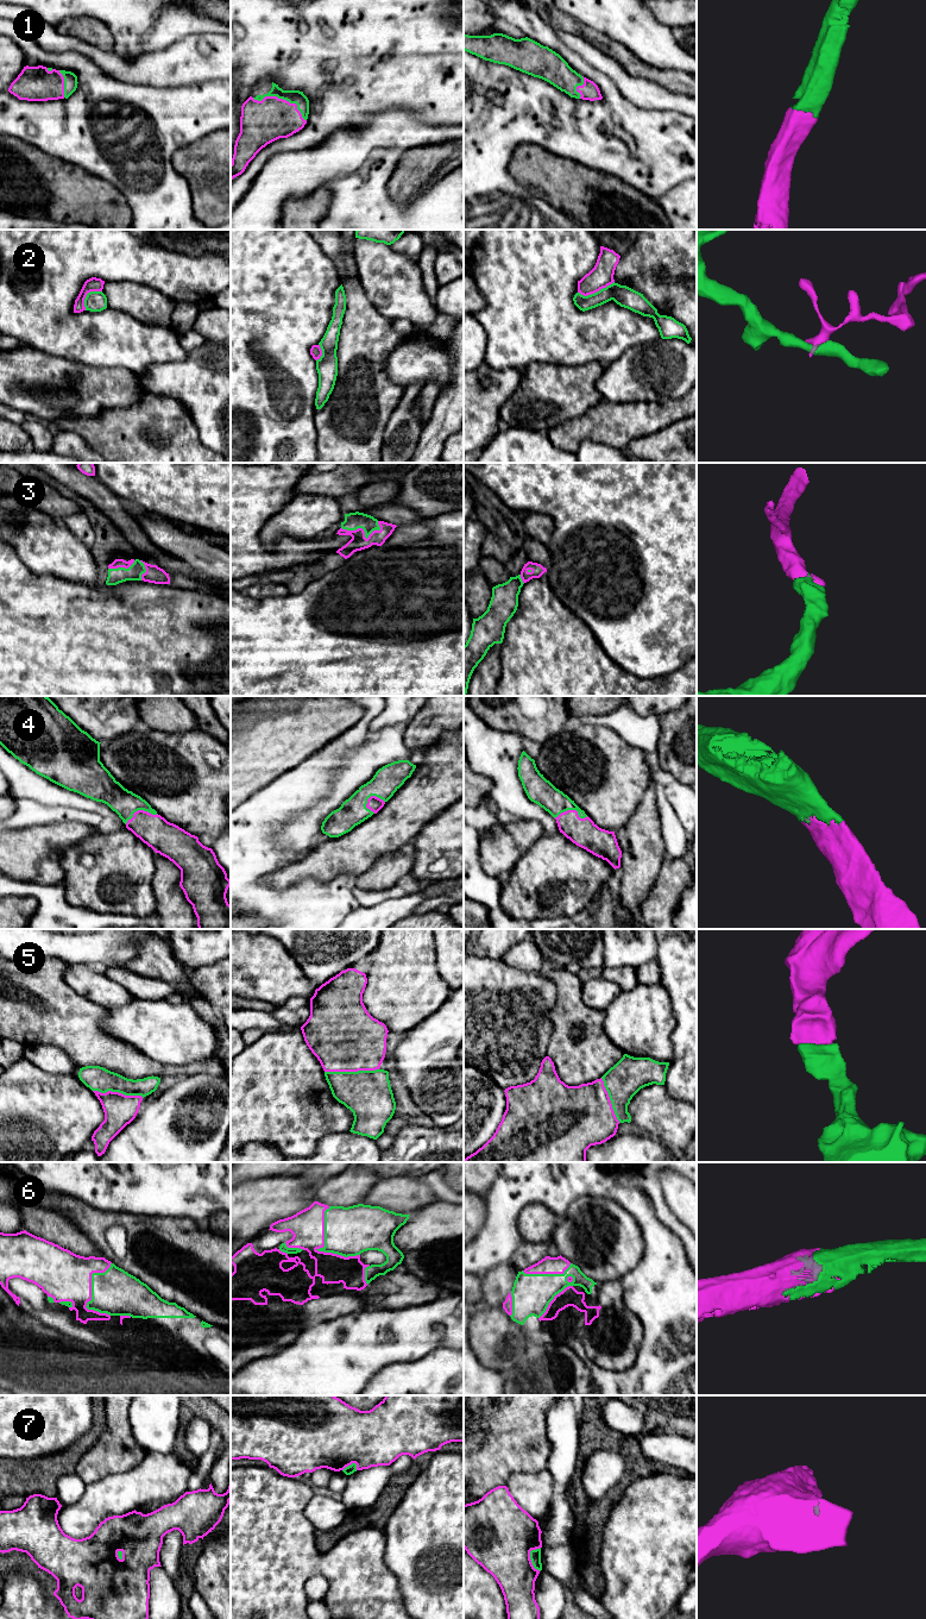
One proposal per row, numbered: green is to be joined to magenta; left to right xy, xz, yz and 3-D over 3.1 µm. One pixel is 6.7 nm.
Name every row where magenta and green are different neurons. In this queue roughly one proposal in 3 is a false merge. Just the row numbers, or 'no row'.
2

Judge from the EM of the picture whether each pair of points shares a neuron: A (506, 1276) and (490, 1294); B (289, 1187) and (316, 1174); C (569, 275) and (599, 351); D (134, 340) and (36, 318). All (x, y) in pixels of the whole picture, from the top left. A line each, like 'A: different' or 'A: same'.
A: same
B: different
C: same
D: same

